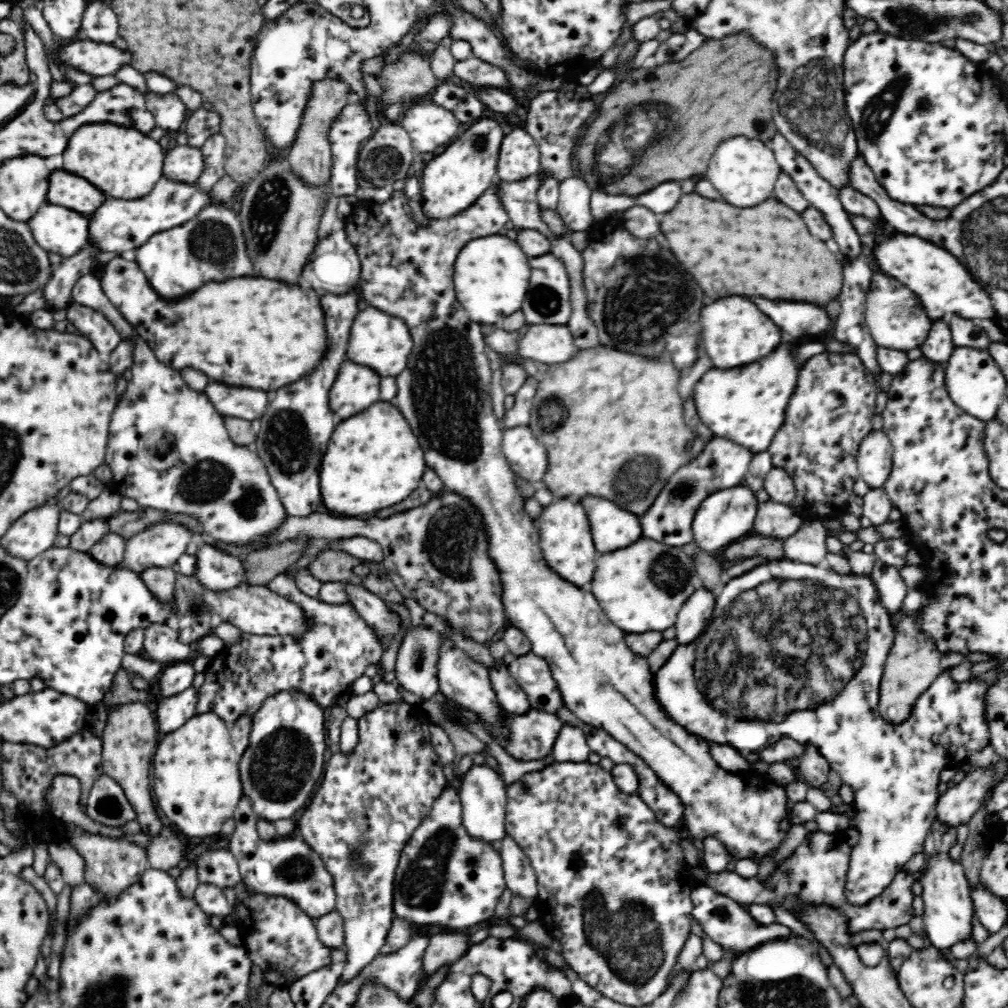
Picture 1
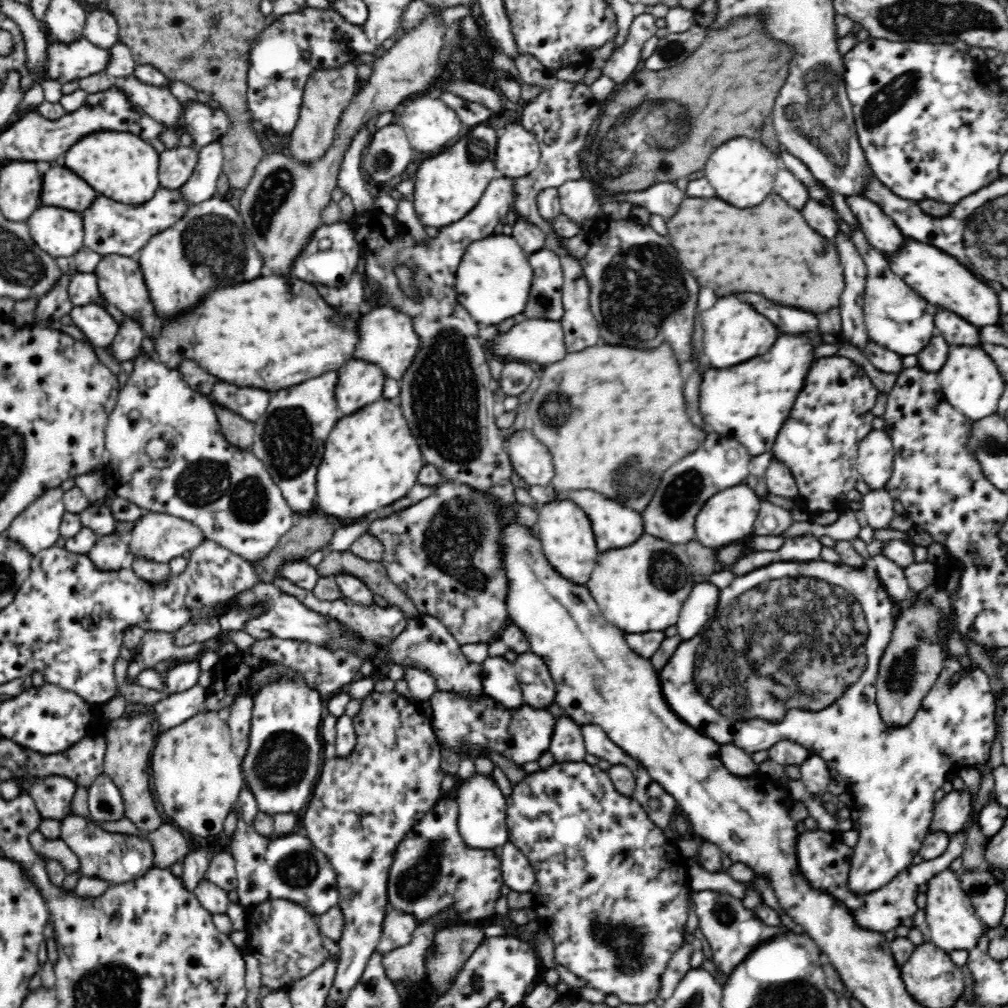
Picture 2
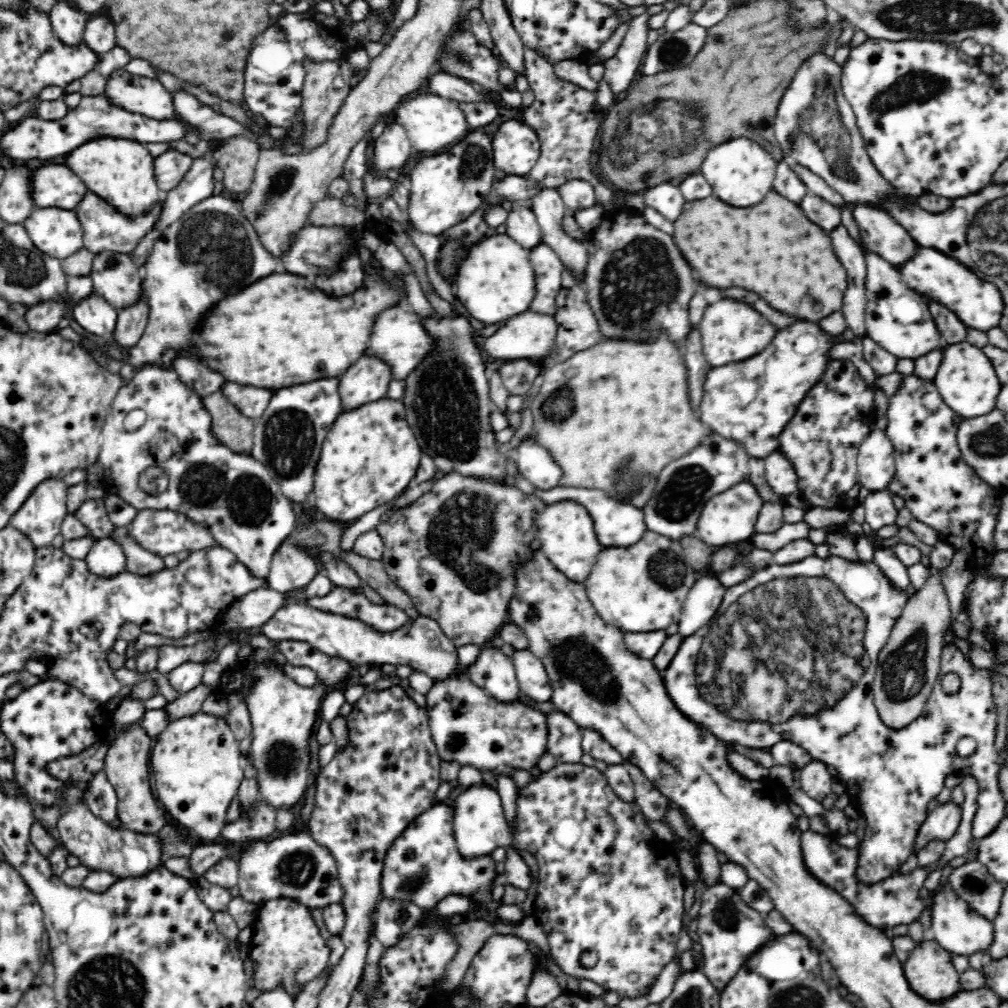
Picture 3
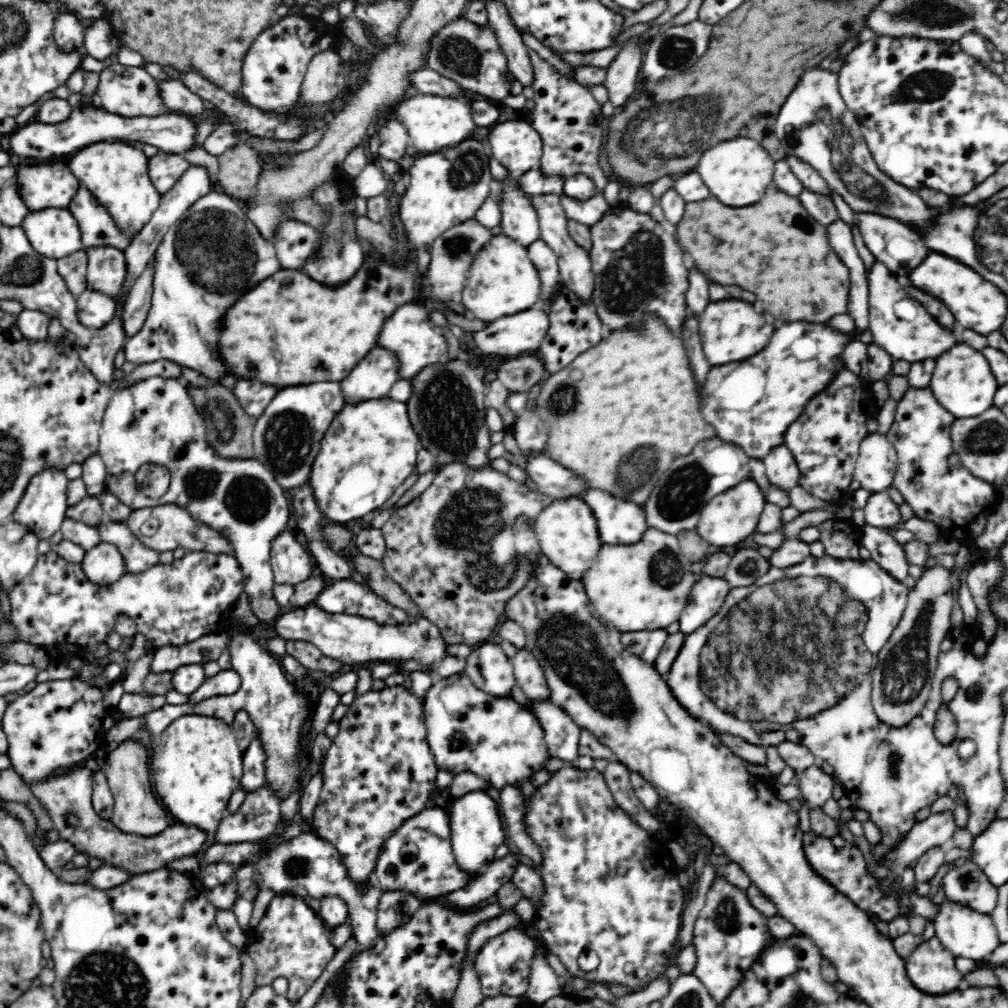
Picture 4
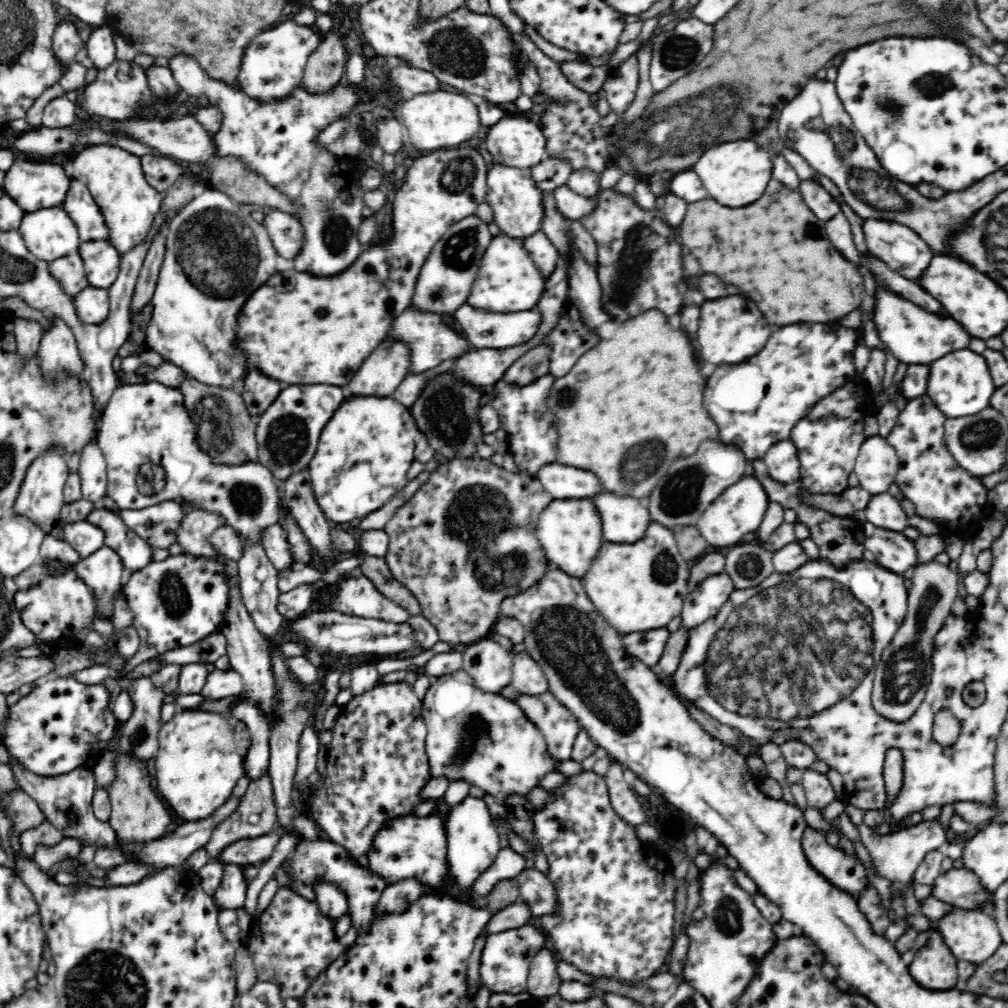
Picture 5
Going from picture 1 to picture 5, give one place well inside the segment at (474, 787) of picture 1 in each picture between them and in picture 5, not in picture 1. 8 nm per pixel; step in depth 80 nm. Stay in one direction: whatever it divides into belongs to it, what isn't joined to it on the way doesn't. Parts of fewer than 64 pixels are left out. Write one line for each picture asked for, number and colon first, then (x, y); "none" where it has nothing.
2: (482, 809)
3: (479, 824)
4: (475, 832)
5: (472, 843)

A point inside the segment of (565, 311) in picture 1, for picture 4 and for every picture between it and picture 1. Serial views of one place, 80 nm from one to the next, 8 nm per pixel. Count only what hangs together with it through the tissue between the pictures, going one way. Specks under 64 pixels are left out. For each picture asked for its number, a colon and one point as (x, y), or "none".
2: (545, 299)
3: (546, 263)
4: (544, 258)

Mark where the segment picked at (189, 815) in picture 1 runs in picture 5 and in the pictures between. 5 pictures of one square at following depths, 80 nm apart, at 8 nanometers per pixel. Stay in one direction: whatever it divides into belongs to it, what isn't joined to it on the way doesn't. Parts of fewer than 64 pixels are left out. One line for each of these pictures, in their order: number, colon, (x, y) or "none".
2: (198, 776)
3: (197, 764)
4: (197, 770)
5: (197, 766)

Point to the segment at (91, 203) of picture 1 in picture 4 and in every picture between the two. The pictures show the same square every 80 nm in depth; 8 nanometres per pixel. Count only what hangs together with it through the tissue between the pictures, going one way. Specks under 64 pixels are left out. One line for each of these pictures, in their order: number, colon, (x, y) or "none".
2: (60, 187)
3: (52, 186)
4: (40, 187)

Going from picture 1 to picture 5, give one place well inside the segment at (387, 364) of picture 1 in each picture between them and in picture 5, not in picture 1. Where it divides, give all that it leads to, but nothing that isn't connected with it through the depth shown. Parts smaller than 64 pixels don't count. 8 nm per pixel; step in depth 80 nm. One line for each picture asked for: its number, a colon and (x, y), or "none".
2: (387, 338)
3: (399, 337)
4: (409, 332)
5: (431, 341)

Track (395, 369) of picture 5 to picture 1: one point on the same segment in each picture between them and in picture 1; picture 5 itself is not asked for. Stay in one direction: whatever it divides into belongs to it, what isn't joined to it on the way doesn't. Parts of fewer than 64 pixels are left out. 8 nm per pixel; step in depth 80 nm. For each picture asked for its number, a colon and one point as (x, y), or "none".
1: (357, 386)
2: (360, 383)
3: (368, 380)
4: (374, 377)

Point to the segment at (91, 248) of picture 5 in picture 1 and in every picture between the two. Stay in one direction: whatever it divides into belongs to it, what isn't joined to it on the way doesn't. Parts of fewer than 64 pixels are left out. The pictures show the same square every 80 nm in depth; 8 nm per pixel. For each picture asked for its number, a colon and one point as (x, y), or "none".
1: (256, 332)
2: (272, 333)
3: (114, 276)
4: (106, 267)

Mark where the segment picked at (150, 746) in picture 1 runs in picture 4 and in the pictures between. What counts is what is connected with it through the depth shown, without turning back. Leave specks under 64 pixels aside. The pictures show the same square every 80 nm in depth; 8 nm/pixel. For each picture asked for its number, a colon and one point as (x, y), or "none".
2: (130, 743)
3: (127, 764)
4: (136, 811)

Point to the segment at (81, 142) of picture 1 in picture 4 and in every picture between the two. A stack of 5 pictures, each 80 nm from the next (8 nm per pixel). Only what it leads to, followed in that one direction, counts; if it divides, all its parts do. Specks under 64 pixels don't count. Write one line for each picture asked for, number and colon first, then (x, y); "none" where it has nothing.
2: (122, 167)
3: (120, 171)
4: (117, 175)

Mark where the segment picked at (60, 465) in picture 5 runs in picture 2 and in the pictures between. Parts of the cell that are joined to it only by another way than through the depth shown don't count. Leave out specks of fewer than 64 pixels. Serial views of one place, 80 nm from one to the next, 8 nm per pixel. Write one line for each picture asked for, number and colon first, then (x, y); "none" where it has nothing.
2: (36, 528)
3: (40, 517)
4: (41, 509)

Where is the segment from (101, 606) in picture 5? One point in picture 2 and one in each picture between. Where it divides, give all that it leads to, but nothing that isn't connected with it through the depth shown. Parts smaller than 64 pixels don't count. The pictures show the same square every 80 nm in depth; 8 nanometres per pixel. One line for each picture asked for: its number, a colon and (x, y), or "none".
2: (107, 555)
3: (105, 558)
4: (103, 565)

